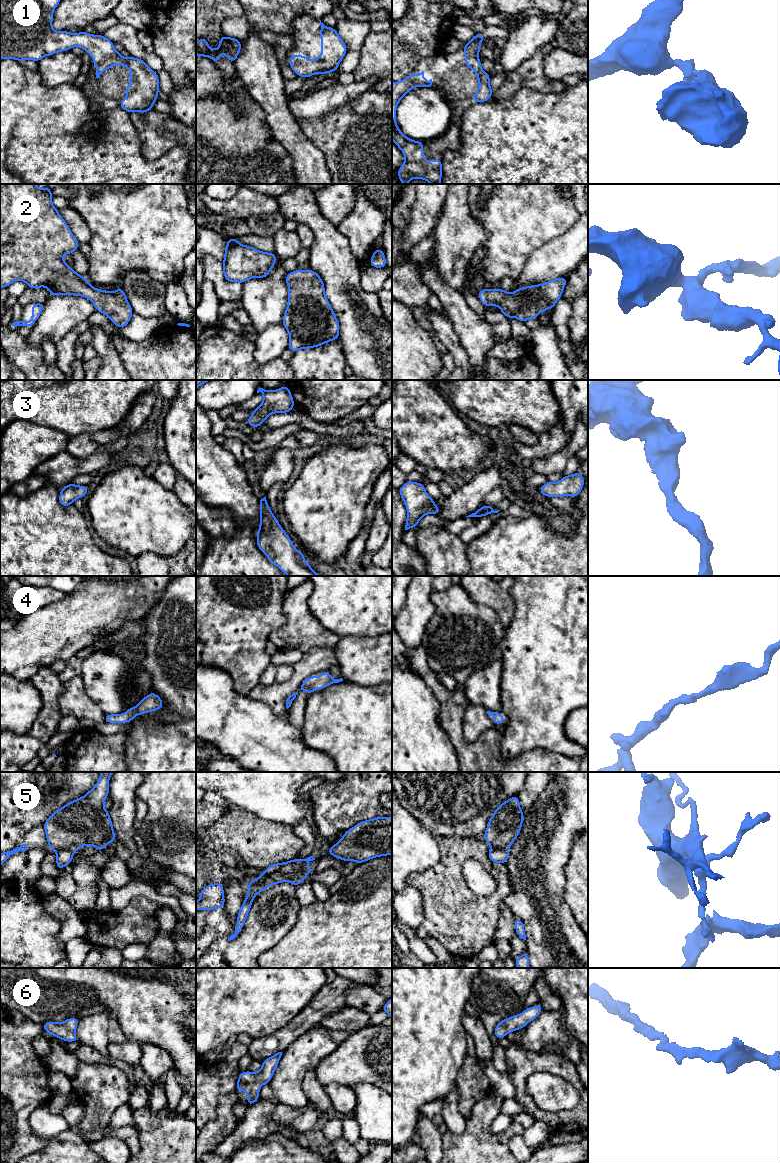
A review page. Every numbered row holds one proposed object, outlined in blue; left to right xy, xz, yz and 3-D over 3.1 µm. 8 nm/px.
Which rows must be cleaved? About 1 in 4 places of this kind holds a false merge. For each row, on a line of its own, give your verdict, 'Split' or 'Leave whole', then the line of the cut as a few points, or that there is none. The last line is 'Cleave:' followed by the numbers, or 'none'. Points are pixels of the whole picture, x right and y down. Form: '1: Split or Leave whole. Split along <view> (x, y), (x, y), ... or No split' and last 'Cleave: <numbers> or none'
1: Leave whole. No split
2: Leave whole. No split
3: Leave whole. No split
4: Leave whole. No split
5: Split. Split along xz (281, 863), (281, 866), (270, 876), (261, 875)
6: Leave whole. No split
Cleave: 5

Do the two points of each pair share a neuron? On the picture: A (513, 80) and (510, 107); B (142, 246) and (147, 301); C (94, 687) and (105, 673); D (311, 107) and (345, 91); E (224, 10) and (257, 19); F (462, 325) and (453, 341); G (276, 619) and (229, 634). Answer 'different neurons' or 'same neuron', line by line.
A: different neurons
B: different neurons
C: same neuron
D: same neuron
E: different neurons
F: different neurons
G: same neuron

